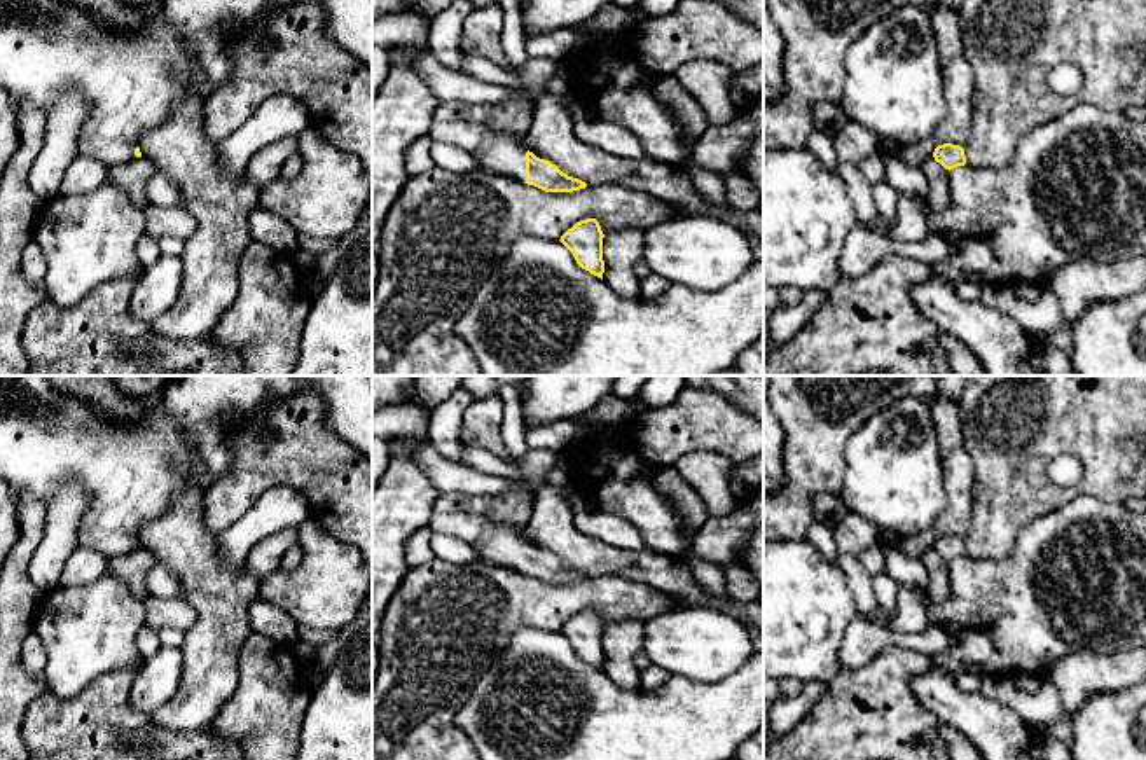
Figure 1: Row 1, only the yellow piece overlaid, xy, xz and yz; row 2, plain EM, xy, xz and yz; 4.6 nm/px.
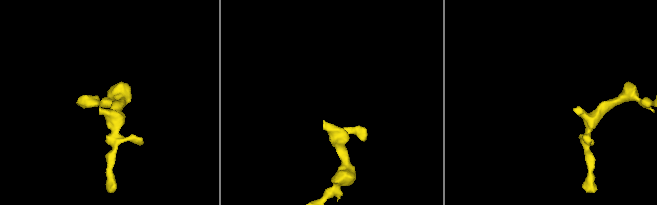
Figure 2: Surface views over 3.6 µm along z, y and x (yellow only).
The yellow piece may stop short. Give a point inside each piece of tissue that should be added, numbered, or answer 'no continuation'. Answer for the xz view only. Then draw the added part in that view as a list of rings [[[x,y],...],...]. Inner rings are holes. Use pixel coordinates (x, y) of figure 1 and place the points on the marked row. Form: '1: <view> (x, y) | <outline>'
1: xz (500, 152) | [[[433,121],[426,133],[433,142],[449,143],[479,157],[494,173],[526,182],[526,145],[512,133],[468,121]]]

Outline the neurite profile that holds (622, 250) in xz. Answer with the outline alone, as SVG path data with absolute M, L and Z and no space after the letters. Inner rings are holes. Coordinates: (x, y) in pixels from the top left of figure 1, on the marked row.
M622 229L603 238L603 280L608 287L625 299L639 295L639 278L634 271L643 259L645 232Z

